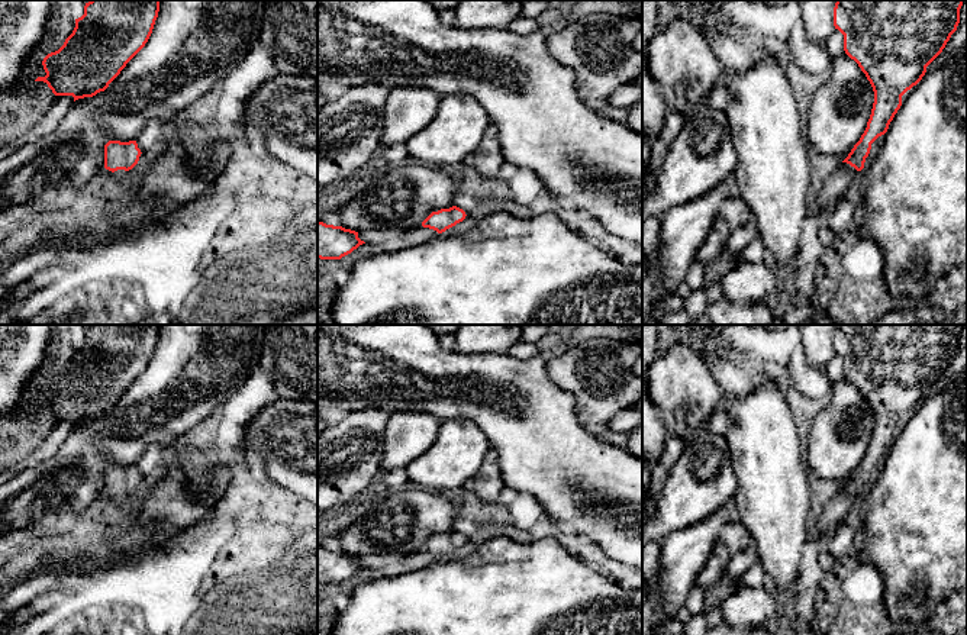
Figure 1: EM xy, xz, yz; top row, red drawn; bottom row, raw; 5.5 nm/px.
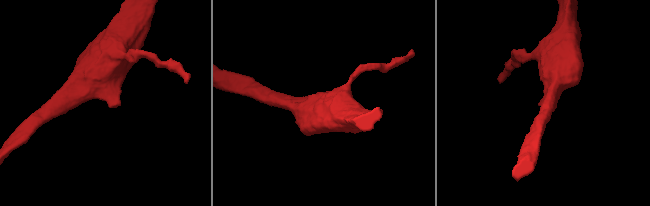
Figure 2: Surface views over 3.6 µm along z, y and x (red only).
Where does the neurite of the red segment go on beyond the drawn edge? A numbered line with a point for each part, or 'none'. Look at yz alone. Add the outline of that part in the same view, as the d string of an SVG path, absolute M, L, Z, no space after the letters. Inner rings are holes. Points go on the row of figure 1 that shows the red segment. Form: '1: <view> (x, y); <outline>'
1: yz (835, 187); M842 162L839 168L828 178L823 184L821 193L818 194L816 204L819 210L832 209L835 203L845 196L848 187L858 175L854 167L847 162Z

